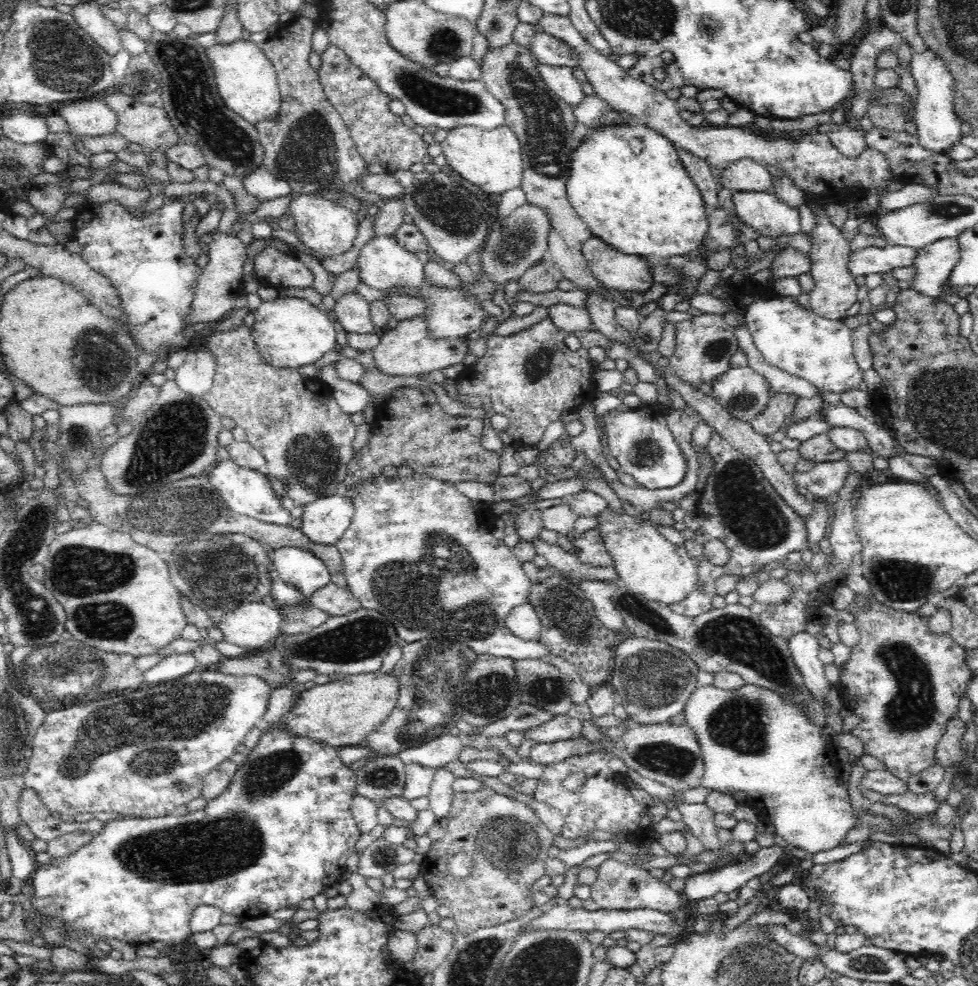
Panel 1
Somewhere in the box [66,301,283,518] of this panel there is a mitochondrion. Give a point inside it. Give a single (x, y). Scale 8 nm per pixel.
(177, 433)

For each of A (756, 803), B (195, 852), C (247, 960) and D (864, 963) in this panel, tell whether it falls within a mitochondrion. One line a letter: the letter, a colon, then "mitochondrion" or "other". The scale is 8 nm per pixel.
A: other
B: mitochondrion
C: other
D: mitochondrion

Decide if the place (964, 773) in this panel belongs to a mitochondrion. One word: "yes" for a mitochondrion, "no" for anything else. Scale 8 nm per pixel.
no

